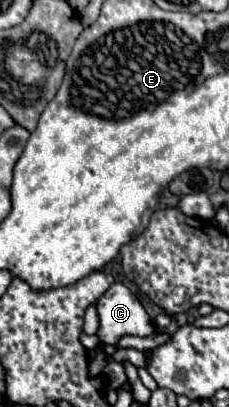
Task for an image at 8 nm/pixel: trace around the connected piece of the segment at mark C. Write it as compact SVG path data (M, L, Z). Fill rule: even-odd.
M114 283L100 299L98 299L98 315L100 329L98 337L106 345L116 345L124 335L154 335L156 327L132 291Z

